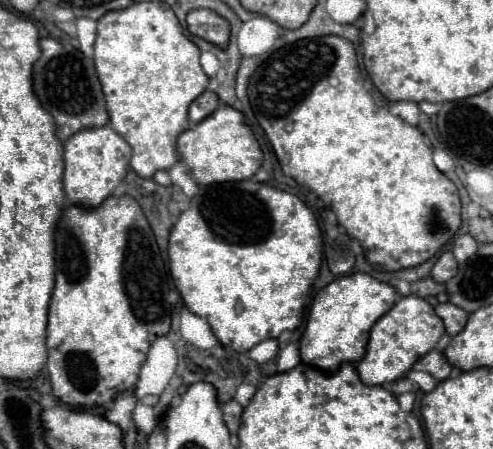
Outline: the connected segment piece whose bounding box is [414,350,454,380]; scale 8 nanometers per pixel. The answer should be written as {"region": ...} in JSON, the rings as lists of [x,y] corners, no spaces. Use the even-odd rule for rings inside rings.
{"region":[[[432,350],[426,356],[422,356],[416,364],[414,370],[426,370],[430,372],[436,380],[446,380],[452,374],[452,364],[444,358],[444,354],[440,350]]]}

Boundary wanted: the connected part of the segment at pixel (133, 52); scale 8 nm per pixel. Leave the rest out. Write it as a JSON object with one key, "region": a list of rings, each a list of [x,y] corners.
{"region":[[[132,2],[128,8],[106,12],[98,20],[94,64],[106,96],[110,126],[132,148],[132,170],[142,178],[152,178],[156,170],[170,170],[178,162],[176,140],[190,128],[188,106],[206,90],[210,80],[200,66],[200,48],[184,36],[174,10],[166,2]]]}

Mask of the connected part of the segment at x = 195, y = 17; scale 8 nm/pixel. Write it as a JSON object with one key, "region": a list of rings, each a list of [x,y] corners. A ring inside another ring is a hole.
{"region":[[[192,10],[188,14],[188,28],[192,34],[216,44],[216,46],[226,46],[228,36],[230,36],[230,24],[218,16],[212,10]]]}

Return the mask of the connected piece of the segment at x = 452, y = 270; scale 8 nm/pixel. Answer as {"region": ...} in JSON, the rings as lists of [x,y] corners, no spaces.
{"region":[[[446,250],[446,252],[438,258],[438,262],[434,264],[434,268],[432,268],[430,274],[432,274],[432,278],[434,278],[436,282],[444,284],[444,282],[448,282],[448,280],[456,274],[456,270],[458,270],[456,258],[454,258],[452,250]]]}

